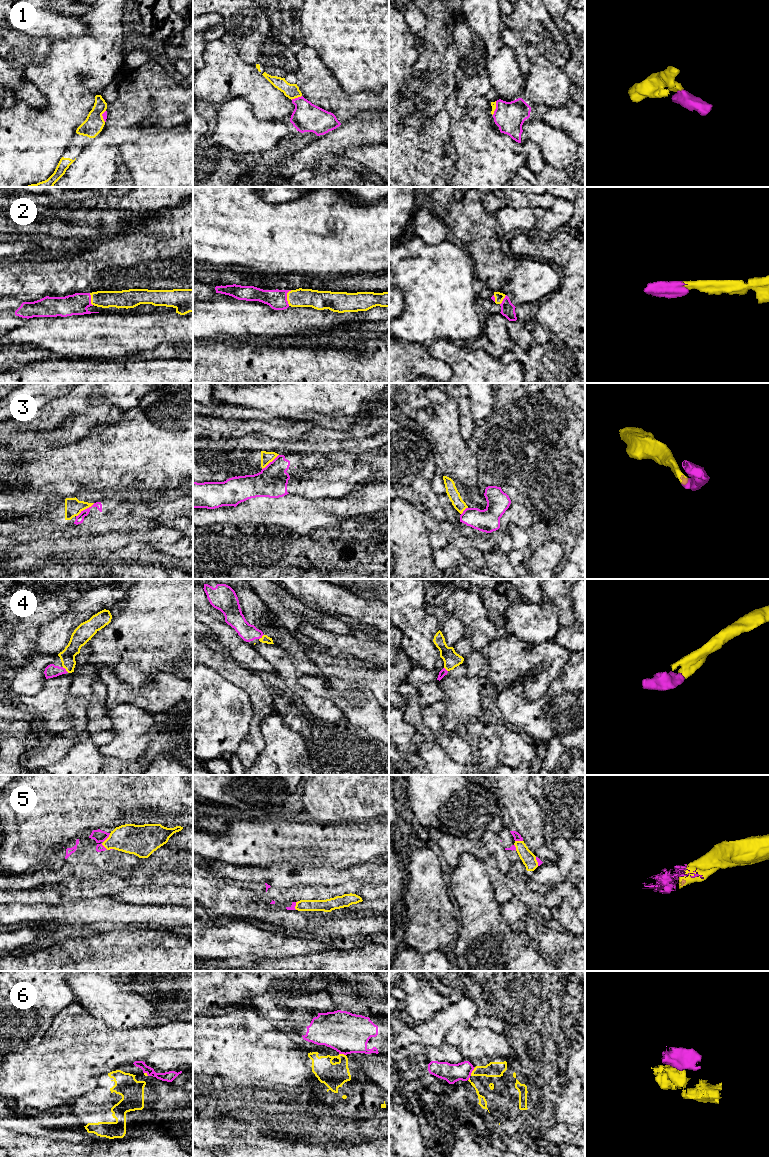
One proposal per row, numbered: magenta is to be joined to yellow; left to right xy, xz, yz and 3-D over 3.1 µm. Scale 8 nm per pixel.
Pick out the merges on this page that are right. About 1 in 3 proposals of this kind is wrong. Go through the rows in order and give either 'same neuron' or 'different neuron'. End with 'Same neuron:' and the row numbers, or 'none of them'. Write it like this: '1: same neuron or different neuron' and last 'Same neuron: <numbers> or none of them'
1: same neuron
2: same neuron
3: different neuron
4: same neuron
5: same neuron
6: different neuron
Same neuron: 1, 2, 4, 5

